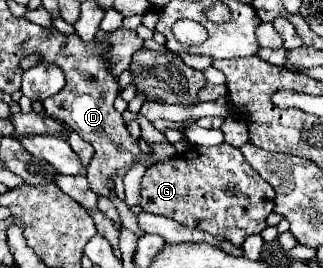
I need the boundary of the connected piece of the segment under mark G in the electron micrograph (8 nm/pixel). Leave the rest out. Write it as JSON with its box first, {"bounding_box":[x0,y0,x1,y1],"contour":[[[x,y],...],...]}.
{"bounding_box":[141,143,275,245],"contour":[[[229,143],[213,147],[191,145],[175,159],[151,165],[143,177],[141,191],[141,207],[147,213],[171,217],[187,227],[199,227],[233,245],[241,245],[247,235],[265,229],[265,219],[275,205],[273,199],[273,187]]]}

